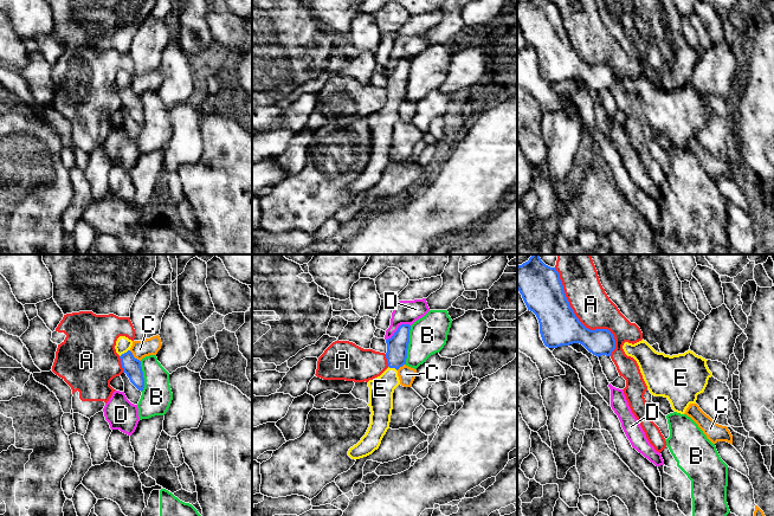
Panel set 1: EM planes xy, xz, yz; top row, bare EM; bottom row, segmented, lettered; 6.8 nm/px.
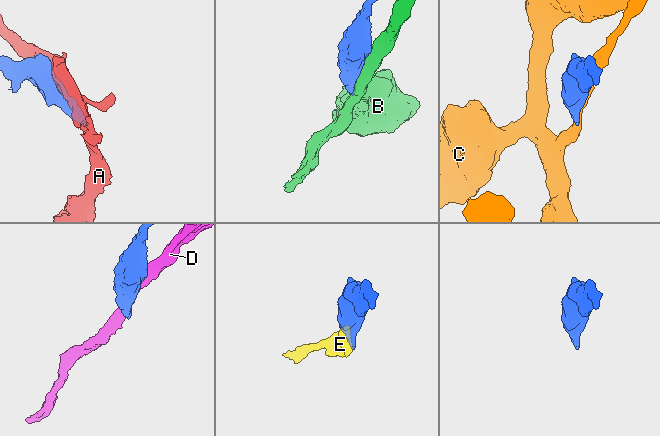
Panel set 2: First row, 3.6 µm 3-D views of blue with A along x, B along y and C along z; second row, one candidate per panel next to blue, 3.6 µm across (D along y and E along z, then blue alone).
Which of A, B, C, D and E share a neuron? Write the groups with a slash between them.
A / B / C / D / E

